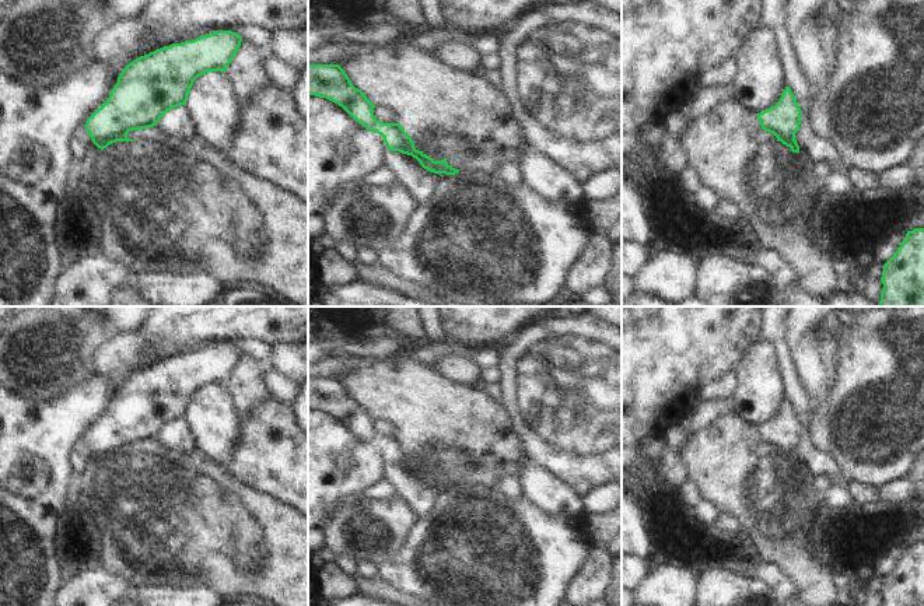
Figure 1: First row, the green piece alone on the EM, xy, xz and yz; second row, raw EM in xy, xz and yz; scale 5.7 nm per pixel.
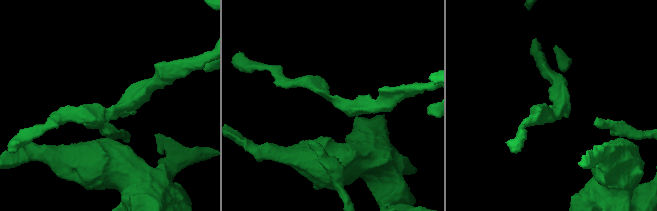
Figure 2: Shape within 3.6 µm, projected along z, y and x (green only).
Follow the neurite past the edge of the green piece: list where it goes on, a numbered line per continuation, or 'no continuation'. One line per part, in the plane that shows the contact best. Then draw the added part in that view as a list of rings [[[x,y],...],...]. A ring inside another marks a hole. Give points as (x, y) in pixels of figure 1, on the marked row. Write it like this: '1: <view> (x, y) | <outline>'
no continuation

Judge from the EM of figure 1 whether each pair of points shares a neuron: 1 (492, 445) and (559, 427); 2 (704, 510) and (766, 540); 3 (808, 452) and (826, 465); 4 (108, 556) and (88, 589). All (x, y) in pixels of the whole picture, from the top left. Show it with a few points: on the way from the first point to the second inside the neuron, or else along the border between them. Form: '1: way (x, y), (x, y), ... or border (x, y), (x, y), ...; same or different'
1: border (507, 407), (531, 458); different
2: border (703, 498), (710, 501), (720, 514); different
3: way (812, 456), (822, 463); same
4: border (101, 564), (132, 581); different

